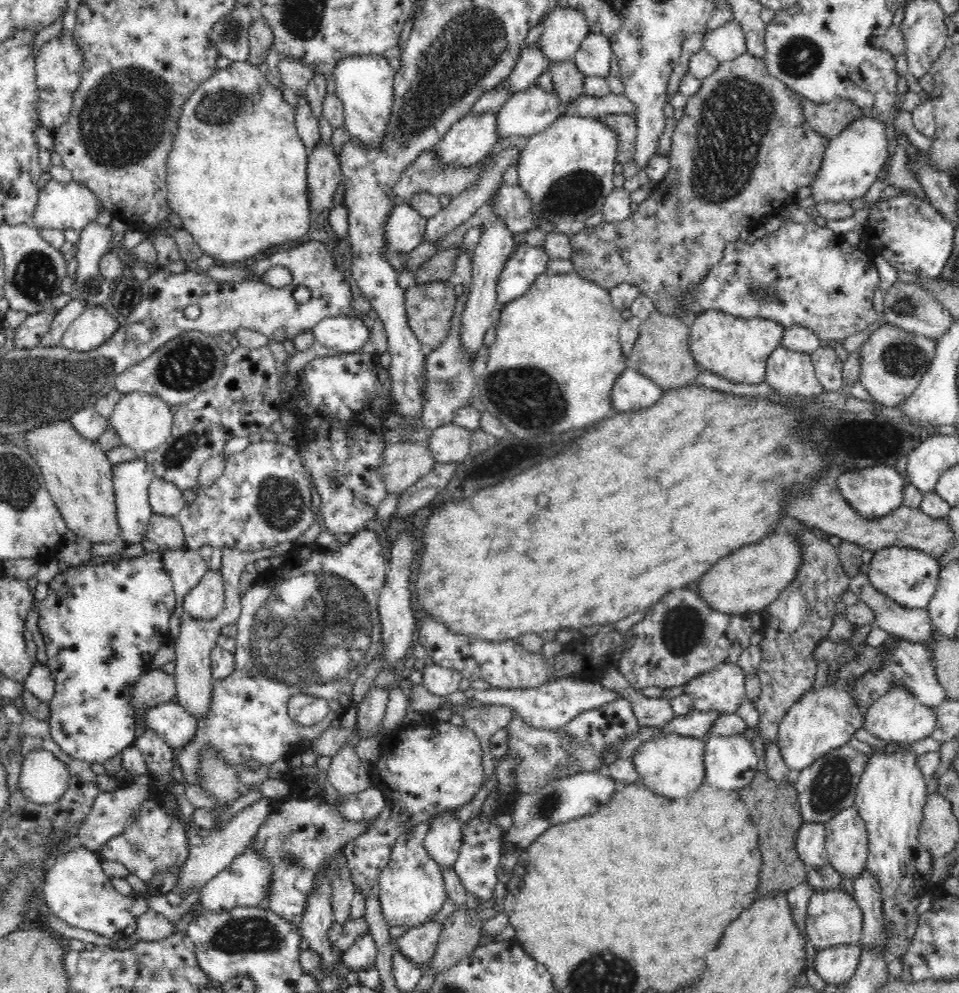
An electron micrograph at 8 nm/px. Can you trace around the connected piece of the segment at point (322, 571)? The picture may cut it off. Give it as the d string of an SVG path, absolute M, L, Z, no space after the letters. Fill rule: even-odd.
M361 529L350 542L346 544L340 544L340 548L336 550L328 550L320 547L316 543L311 545L296 545L287 556L287 559L278 567L270 568L267 572L263 573L255 584L252 585L245 593L241 595L241 613L237 622L237 635L234 637L237 643L234 656L235 663L233 671L223 679L214 679L212 681L212 700L209 702L208 712L197 721L197 731L195 737L187 743L181 750L176 759L176 764L180 766L182 770L182 780L184 783L192 785L199 784L200 778L200 766L202 766L202 752L206 746L211 746L217 750L217 754L229 762L229 764L244 764L249 760L256 760L260 762L259 768L255 771L250 769L240 769L239 778L242 783L246 785L254 785L255 783L262 783L267 781L270 776L270 766L276 762L279 758L287 758L288 755L294 753L302 754L300 752L302 739L308 739L312 742L317 736L320 736L321 732L324 732L328 727L337 723L338 719L350 709L349 700L353 691L353 686L358 676L364 672L366 666L374 660L374 656L381 650L381 620L379 617L379 596L384 588L387 580L388 562L384 557L384 546L380 544L378 534L372 529ZM297 694L314 695L325 698L329 704L329 711L322 720L316 726L311 727L302 726L296 722L289 715L288 703L290 697Z

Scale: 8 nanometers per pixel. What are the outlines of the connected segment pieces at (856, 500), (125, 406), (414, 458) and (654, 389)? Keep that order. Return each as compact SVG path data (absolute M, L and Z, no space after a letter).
M889 464L862 468L858 472L844 472L837 481L840 493L844 495L848 505L852 506L858 514L867 520L876 520L876 518L887 516L903 505L902 490L906 484L906 480L896 465Z
M131 392L123 395L118 401L111 416L108 418L108 422L114 427L116 433L120 435L124 445L144 454L151 450L156 450L171 435L174 423L170 407L159 396Z
M417 441L389 444L382 456L382 475L387 493L403 493L419 478L428 474L436 463L430 447Z
M626 364L625 371L614 381L611 401L614 412L632 412L648 408L662 398L665 390L644 373Z

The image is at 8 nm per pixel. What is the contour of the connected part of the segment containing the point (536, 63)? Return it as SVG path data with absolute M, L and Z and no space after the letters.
M539 42L532 46L523 46L514 71L502 85L507 88L507 93L511 96L522 90L528 90L530 86L537 84L537 78L549 69L550 64Z

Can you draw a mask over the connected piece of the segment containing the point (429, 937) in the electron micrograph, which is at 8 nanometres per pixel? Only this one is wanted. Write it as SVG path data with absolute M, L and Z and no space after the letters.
M433 919L406 930L395 940L398 949L420 970L429 970L429 962L436 952L437 942L442 932L442 923Z

